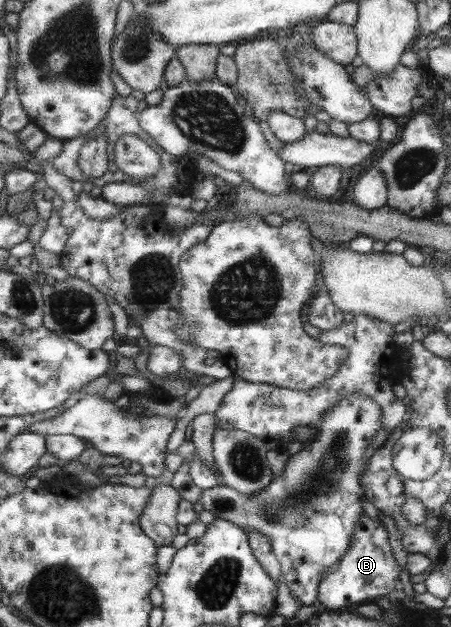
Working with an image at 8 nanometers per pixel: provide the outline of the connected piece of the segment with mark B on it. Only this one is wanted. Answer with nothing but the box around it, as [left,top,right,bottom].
[316,514,401,611]

